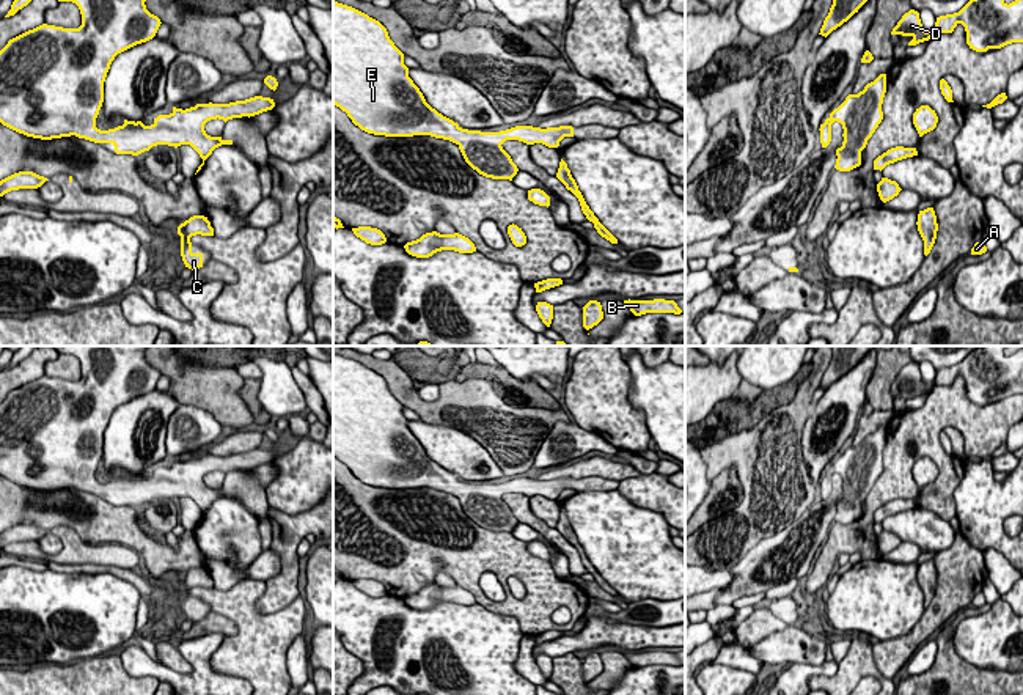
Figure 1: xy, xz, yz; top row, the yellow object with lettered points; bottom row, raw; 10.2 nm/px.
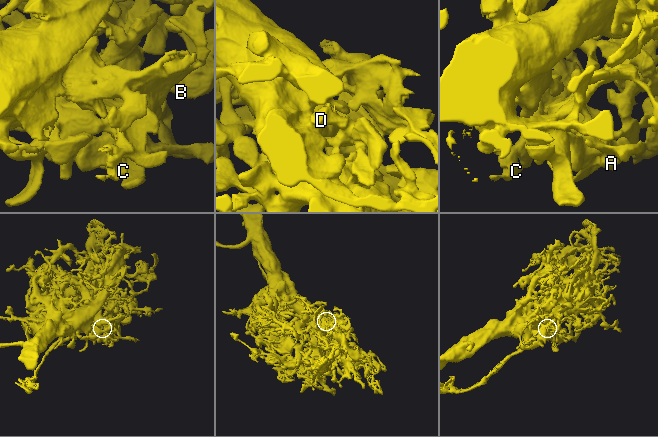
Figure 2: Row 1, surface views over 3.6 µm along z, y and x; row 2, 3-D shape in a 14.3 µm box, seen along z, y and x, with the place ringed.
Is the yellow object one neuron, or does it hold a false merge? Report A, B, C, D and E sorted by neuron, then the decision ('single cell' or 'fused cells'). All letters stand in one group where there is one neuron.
A B C D E | single cell

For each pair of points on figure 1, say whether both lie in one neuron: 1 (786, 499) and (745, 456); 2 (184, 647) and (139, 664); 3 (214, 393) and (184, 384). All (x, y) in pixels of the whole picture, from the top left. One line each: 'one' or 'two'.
1: one
2: one
3: one

